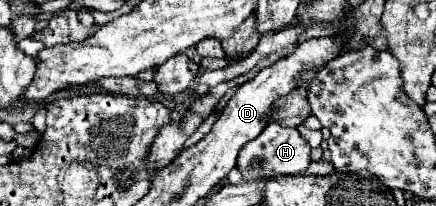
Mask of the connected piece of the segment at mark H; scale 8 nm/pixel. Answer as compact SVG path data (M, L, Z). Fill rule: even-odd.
M272 121L256 139L244 145L236 167L240 169L244 181L256 181L274 175L300 175L306 171L308 161L310 161L310 145L304 141L304 137L296 129L288 129Z

